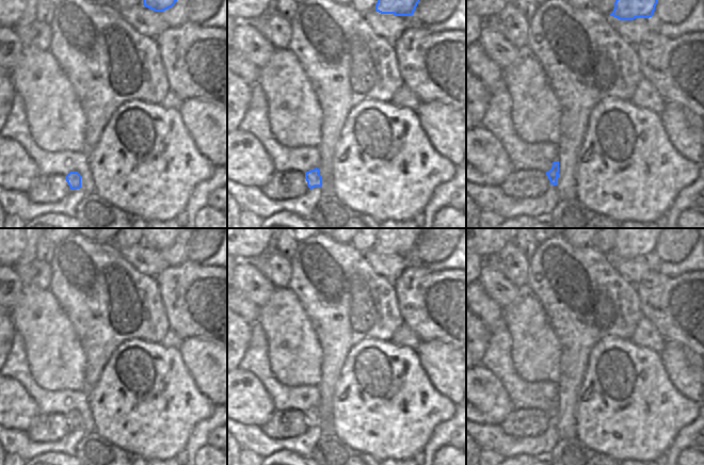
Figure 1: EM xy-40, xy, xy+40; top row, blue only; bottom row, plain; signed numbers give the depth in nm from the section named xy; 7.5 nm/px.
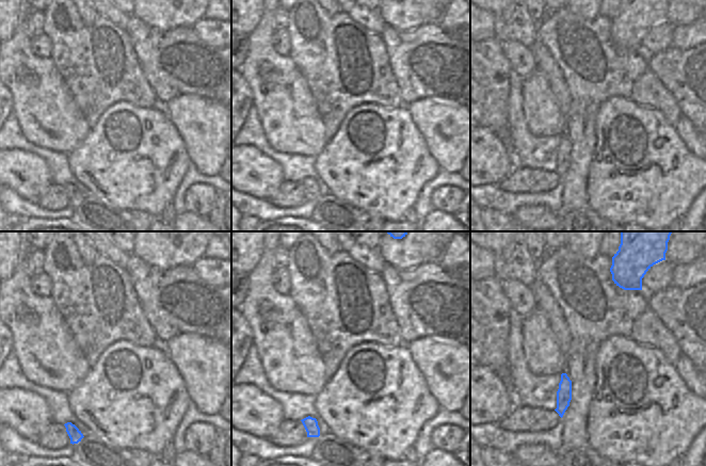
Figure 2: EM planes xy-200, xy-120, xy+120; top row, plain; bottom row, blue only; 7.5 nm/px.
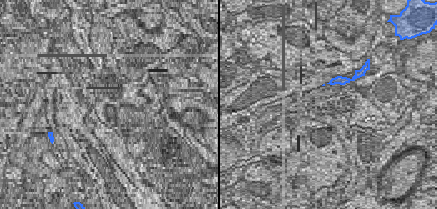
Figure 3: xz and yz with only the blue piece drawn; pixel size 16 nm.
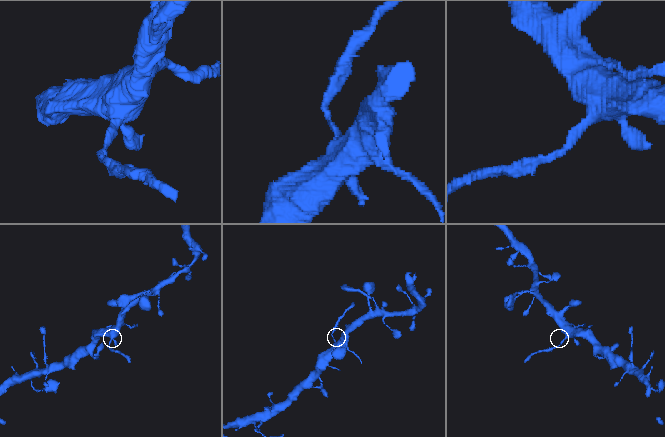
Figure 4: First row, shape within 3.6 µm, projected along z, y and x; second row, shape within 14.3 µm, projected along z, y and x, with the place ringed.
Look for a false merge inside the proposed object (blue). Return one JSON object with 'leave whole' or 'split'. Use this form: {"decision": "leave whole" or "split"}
{"decision": "split"}

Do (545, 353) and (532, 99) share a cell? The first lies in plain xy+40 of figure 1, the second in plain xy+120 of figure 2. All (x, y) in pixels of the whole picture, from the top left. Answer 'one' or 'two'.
one

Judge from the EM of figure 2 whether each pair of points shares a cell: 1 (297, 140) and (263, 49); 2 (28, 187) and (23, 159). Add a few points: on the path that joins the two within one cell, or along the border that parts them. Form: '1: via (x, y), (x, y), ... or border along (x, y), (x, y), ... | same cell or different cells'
1: via (290, 117), (278, 87), (263, 71) | same cell
2: via (28, 180), (28, 176), (23, 172), (23, 165) | same cell

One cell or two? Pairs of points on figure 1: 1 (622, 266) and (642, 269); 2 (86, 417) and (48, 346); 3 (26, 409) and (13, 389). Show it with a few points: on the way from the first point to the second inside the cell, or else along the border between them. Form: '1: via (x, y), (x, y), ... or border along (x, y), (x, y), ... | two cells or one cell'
1: via (627, 268), (637, 269) | one cell
2: border along (47, 390), (73, 389), (82, 391) | two cells
3: via (21, 404), (13, 394) | one cell

